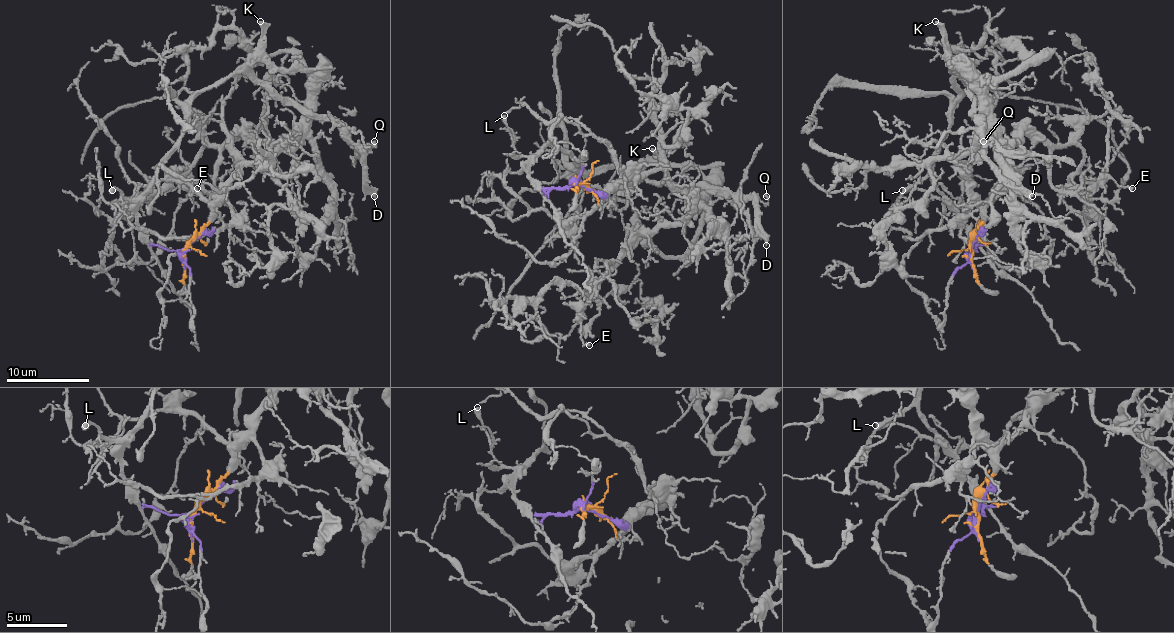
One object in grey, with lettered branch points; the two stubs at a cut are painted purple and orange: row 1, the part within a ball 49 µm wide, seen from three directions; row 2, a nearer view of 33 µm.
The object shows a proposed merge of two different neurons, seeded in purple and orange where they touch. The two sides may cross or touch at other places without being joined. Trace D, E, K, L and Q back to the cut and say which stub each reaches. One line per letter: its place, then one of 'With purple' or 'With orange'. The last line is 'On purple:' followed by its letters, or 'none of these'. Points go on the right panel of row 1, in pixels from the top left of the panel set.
D: Place: (1032, 196). With purple
E: Place: (1132, 188). With orange
K: Place: (935, 21). With purple
L: Place: (902, 190). With purple
Q: Place: (983, 141). With purple
On purple: D, K, L, Q

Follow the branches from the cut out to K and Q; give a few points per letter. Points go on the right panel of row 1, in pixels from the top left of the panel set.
K: (972, 248), (970, 229), (933, 180), (933, 153), (947, 134), (957, 95), (955, 68), (947, 60), (935, 21)
Q: (972, 248), (970, 229), (933, 180), (955, 72), (990, 145), (982, 140)

